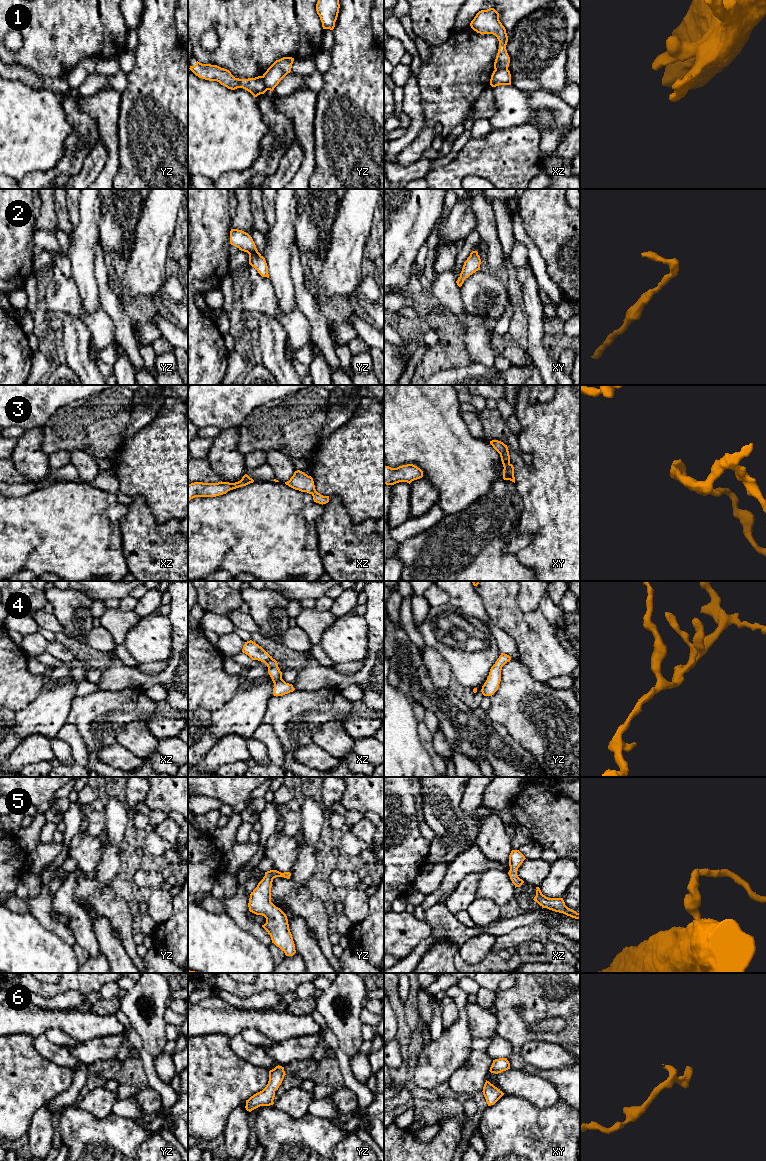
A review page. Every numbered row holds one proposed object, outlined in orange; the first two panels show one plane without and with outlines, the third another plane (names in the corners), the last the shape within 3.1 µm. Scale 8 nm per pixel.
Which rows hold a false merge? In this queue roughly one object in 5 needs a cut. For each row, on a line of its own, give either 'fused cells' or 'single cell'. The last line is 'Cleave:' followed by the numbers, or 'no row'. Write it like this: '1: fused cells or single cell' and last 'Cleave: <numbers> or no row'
1: fused cells
2: single cell
3: single cell
4: single cell
5: single cell
6: single cell
Cleave: 1

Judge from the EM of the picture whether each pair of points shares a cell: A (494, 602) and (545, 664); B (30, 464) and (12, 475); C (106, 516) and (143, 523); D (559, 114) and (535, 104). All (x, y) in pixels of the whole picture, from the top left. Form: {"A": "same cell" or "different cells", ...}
{"A": "same cell", "B": "different cells", "C": "different cells", "D": "same cell"}

